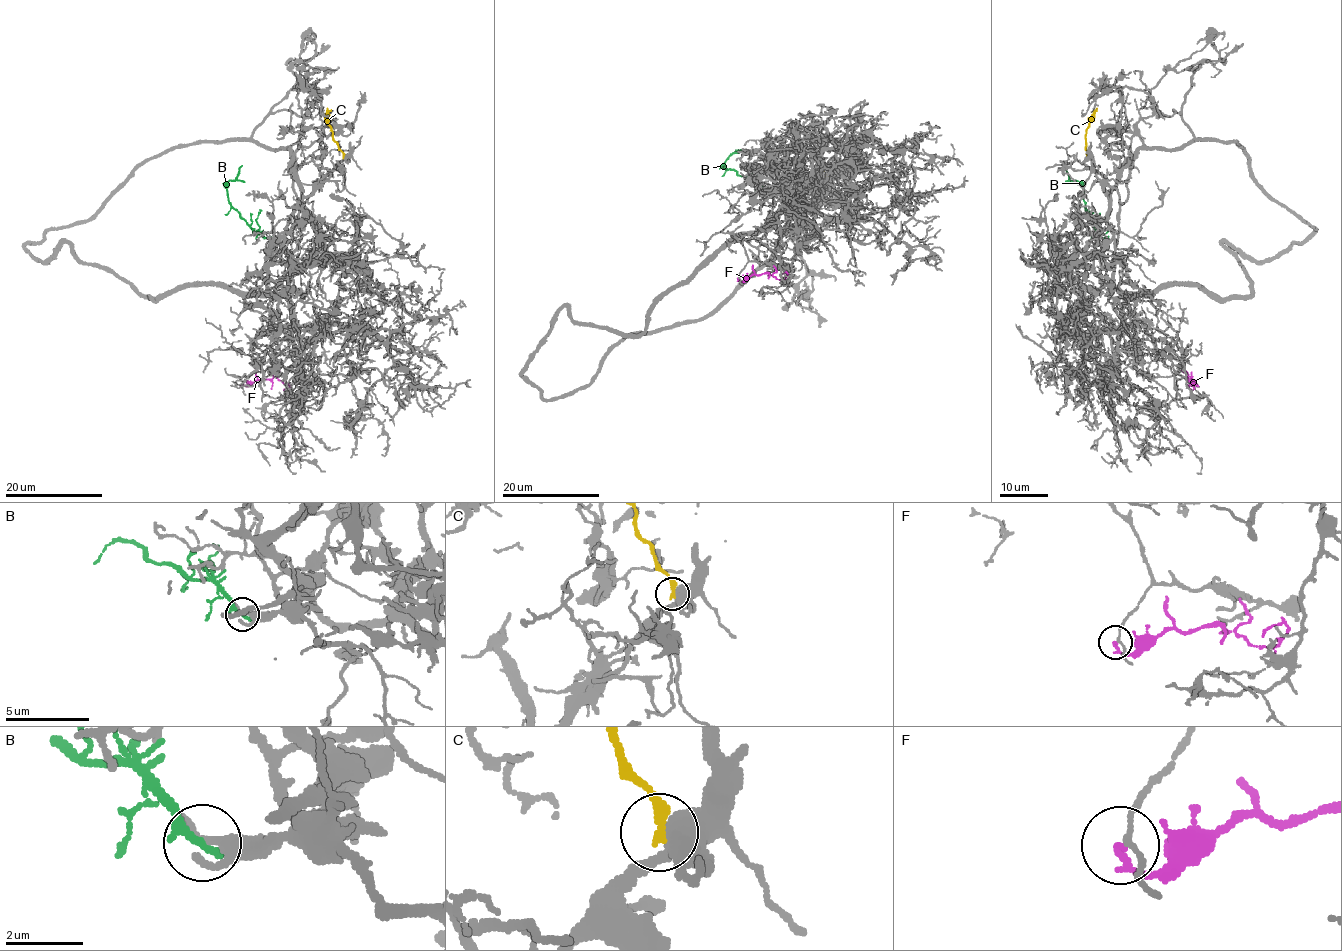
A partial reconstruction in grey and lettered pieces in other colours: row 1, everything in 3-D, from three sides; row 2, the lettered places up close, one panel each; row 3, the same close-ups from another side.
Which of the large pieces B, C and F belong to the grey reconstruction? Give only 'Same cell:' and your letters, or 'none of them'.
Same cell: none of them

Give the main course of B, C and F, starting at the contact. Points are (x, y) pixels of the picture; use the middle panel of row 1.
B: (765, 191), (749, 179), (723, 168), (723, 163), (739, 149)
C: (840, 171), (830, 169), (824, 181)
F: (738, 278), (745, 282), (752, 274), (768, 273), (782, 279), (786, 274), (780, 277)

